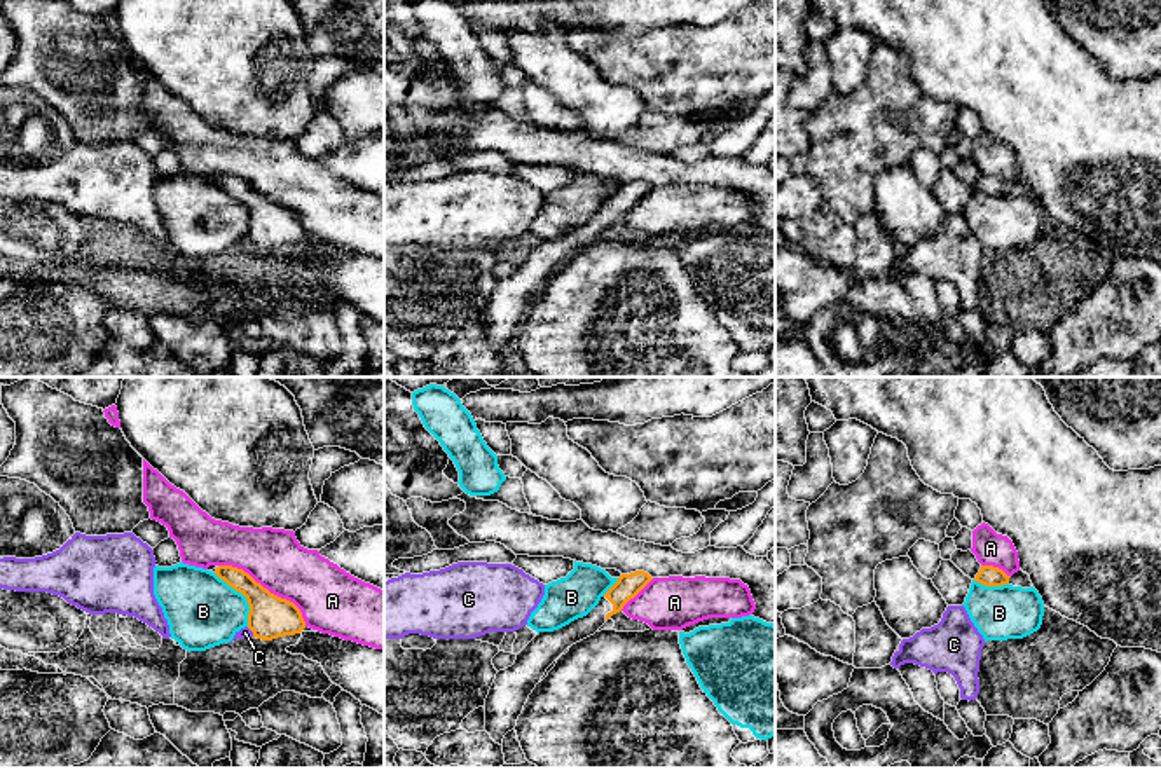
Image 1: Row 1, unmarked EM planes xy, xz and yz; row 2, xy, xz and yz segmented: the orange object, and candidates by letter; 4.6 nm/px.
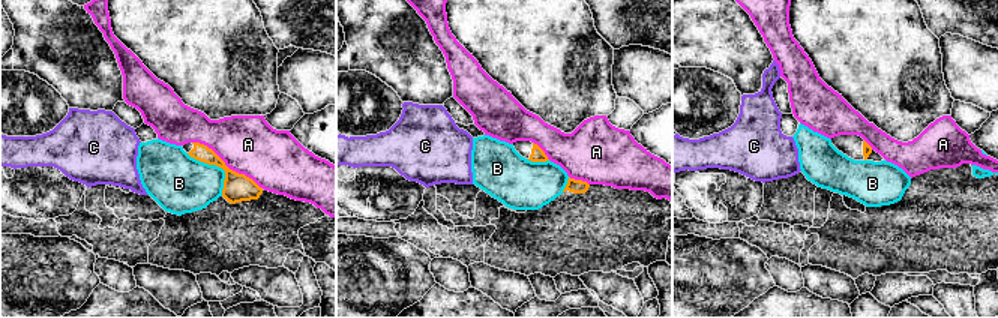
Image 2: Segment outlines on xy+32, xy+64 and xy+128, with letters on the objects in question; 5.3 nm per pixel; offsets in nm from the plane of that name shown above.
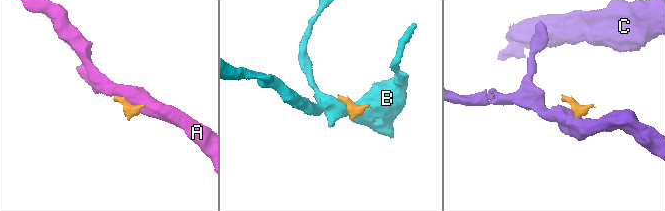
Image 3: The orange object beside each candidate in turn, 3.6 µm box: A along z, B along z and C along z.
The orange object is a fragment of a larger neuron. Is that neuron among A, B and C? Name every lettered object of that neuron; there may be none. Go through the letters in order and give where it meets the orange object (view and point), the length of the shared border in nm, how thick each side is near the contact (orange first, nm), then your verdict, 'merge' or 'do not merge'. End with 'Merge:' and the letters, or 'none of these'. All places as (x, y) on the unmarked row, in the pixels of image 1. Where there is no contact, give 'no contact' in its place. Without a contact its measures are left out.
A: xy (266, 198) | 500 nm | 200/280 nm | do not merge
B: xy (243, 203) | 300 nm | 200/340 nm | do not merge
C: xy (252, 240) | 60 nm | 200/50 nm | do not merge
Merge: none of these

